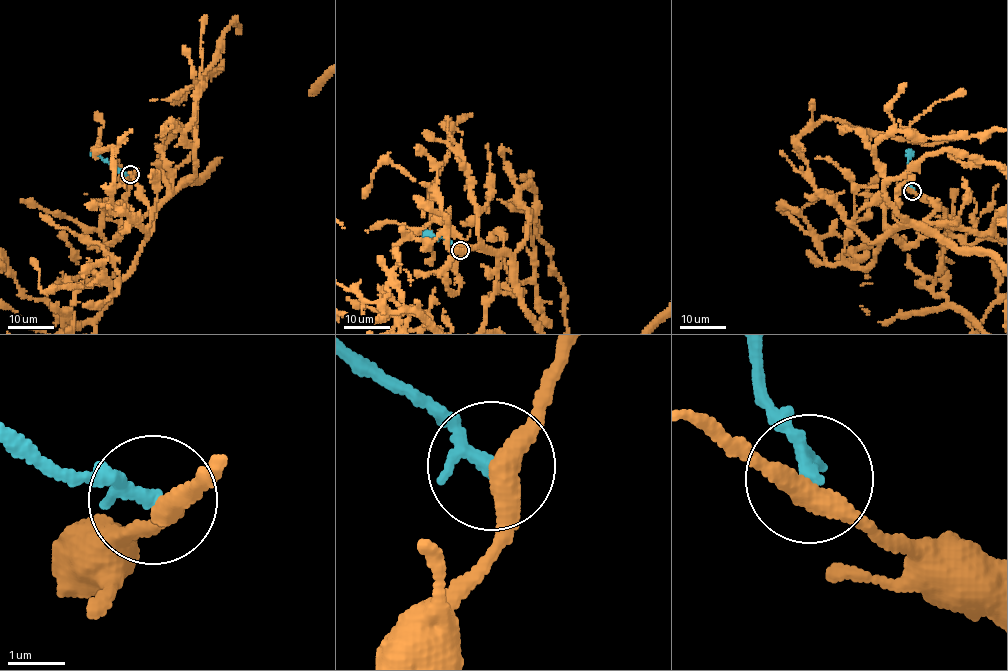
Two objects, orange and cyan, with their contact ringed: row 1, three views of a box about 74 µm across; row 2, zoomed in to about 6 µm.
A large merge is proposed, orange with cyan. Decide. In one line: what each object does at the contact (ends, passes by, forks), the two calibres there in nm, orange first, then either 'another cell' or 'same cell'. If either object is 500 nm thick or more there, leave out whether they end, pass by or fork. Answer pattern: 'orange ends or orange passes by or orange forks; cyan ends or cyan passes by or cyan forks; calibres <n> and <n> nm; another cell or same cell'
orange passes by; cyan ends; calibres 360 and 280 nm; another cell

